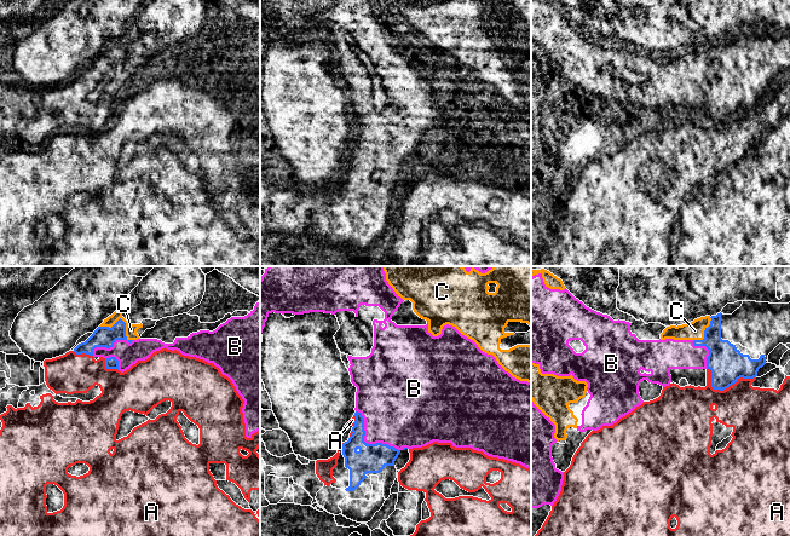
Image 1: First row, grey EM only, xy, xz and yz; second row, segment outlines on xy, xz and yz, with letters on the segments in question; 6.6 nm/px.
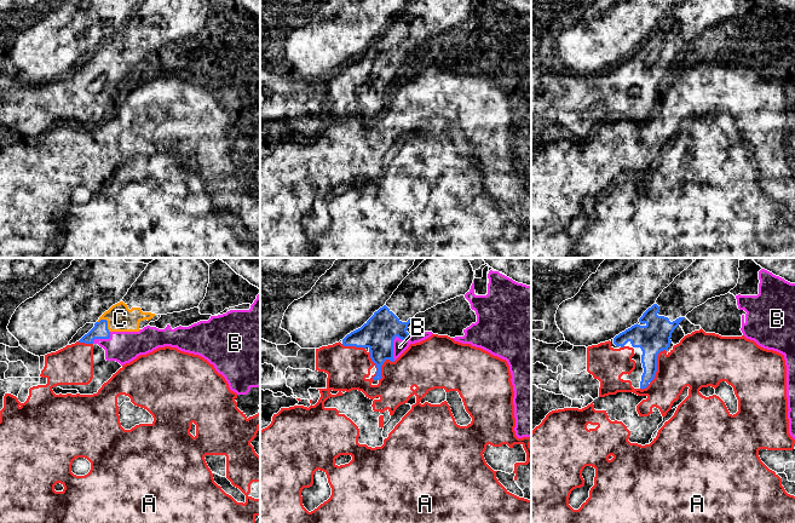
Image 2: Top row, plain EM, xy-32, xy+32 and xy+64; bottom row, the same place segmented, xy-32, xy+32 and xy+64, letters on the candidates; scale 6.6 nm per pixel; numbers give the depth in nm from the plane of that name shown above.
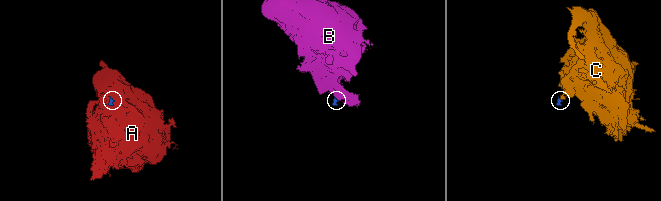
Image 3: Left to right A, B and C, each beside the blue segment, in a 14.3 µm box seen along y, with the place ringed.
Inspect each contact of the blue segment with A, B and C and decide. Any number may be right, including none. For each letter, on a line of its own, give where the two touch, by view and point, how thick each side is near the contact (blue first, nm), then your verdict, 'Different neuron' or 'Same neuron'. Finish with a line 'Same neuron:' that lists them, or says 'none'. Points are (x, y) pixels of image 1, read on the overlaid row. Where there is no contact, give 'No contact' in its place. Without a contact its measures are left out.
A: Touches blue at yz (724, 388). Thickness 240 nm (blue) against 340 nm. Different neuron
B: Touches blue at xz (365, 443). Thickness 190 nm (blue) against 380 nm. Same neuron
C: Touches blue at xy (122, 321). Thickness 140 nm (blue) against 80 nm. Different neuron
Same neuron: B

